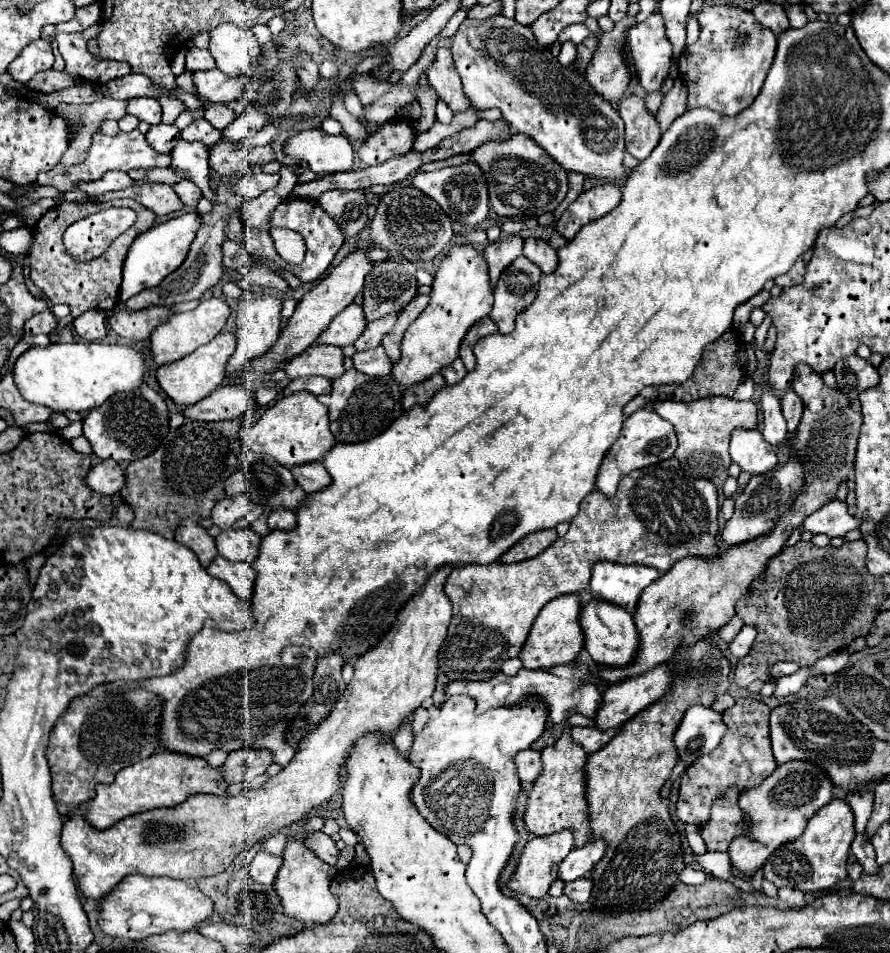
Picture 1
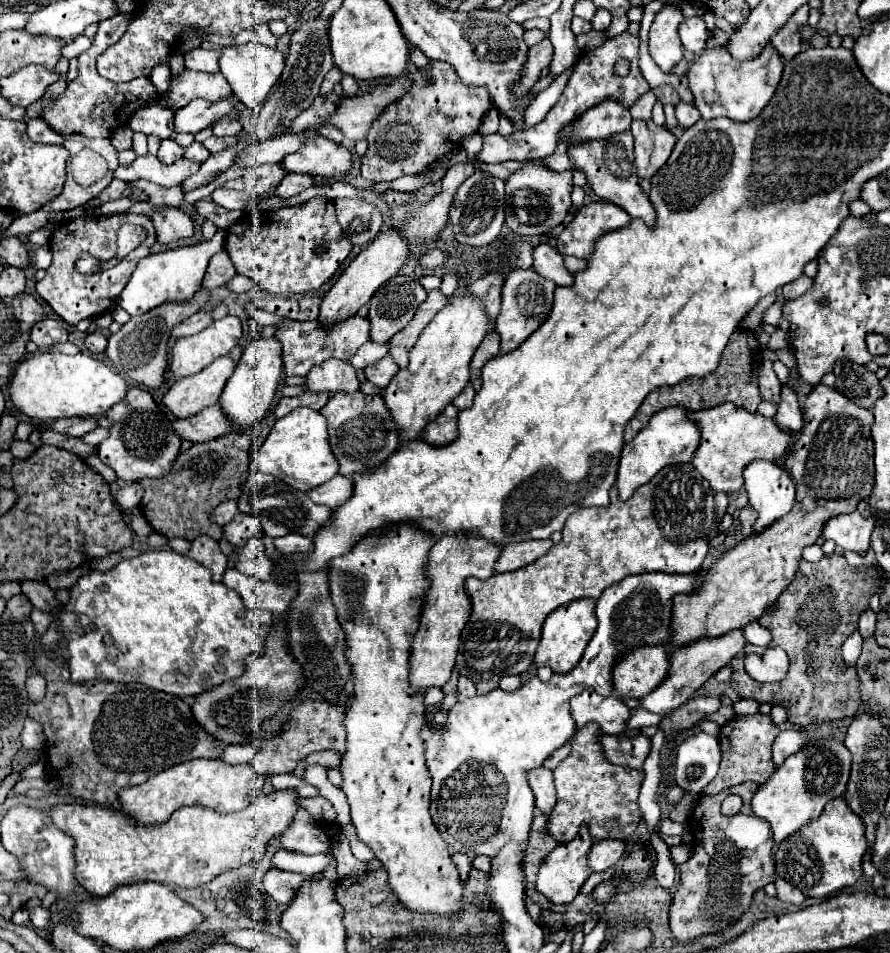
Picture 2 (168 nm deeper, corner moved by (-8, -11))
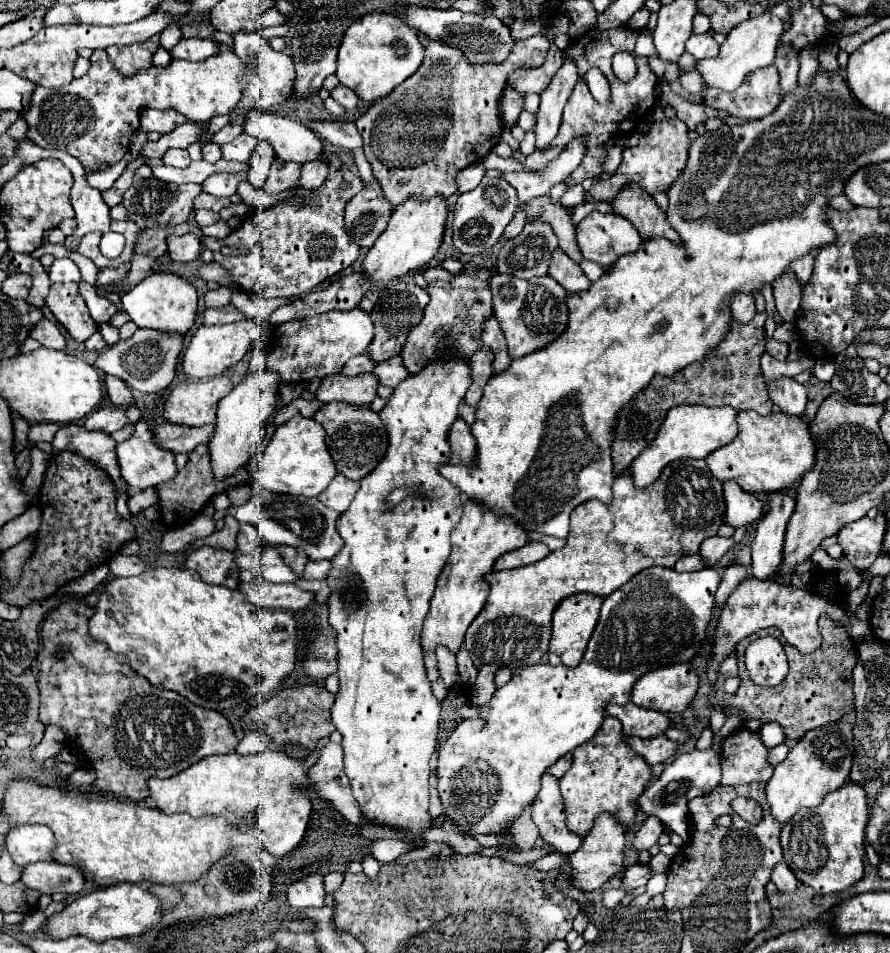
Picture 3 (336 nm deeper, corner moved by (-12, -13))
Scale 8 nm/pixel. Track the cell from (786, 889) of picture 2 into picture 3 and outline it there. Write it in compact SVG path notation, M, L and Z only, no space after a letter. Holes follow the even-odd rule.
M784 862L776 864L772 870L772 882L778 886L780 892L794 892L796 890L796 876L792 874L792 870L788 870L788 866L784 866Z

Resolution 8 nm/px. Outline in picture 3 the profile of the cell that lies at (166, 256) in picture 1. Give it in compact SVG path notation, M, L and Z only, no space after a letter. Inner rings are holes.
M170 272L150 274L144 282L140 282L136 288L122 294L120 298L122 298L122 310L130 314L132 322L138 328L154 328L160 332L184 336L196 320L196 308L198 308L196 288L190 282Z

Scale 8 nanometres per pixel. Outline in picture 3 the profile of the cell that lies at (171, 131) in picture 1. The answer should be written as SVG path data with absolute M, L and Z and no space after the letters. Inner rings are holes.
M168 150L166 156L162 158L164 164L174 166L174 168L186 168L192 160L188 156L188 150Z

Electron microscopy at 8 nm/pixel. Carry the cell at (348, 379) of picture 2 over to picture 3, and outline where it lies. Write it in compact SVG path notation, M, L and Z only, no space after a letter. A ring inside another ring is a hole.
M372 372L350 376L350 378L344 374L332 374L322 378L316 398L324 404L346 402L352 406L366 406L372 404L372 400L376 398L378 384L380 382Z

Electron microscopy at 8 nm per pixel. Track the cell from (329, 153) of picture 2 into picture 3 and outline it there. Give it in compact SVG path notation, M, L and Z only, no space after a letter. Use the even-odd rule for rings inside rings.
M250 110L244 122L244 130L258 140L268 142L276 156L286 162L304 164L320 158L322 154L322 142L306 124L294 122L274 112Z

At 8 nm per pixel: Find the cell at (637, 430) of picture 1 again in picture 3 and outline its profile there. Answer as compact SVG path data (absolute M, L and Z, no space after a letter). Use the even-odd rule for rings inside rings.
M674 406L668 410L666 420L654 438L654 442L632 462L630 474L634 478L636 488L650 486L662 472L666 464L678 458L706 458L710 452L714 452L720 446L726 446L736 438L738 426L736 426L736 408L730 406Z

